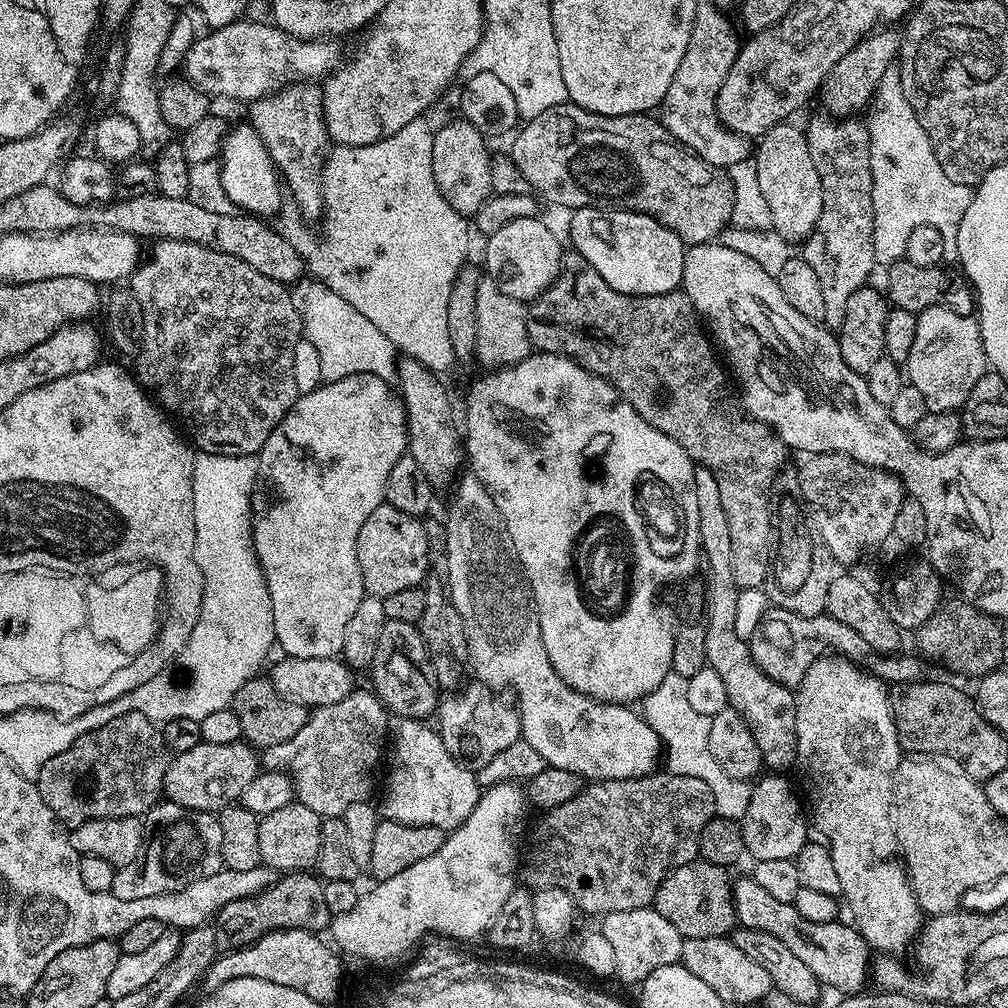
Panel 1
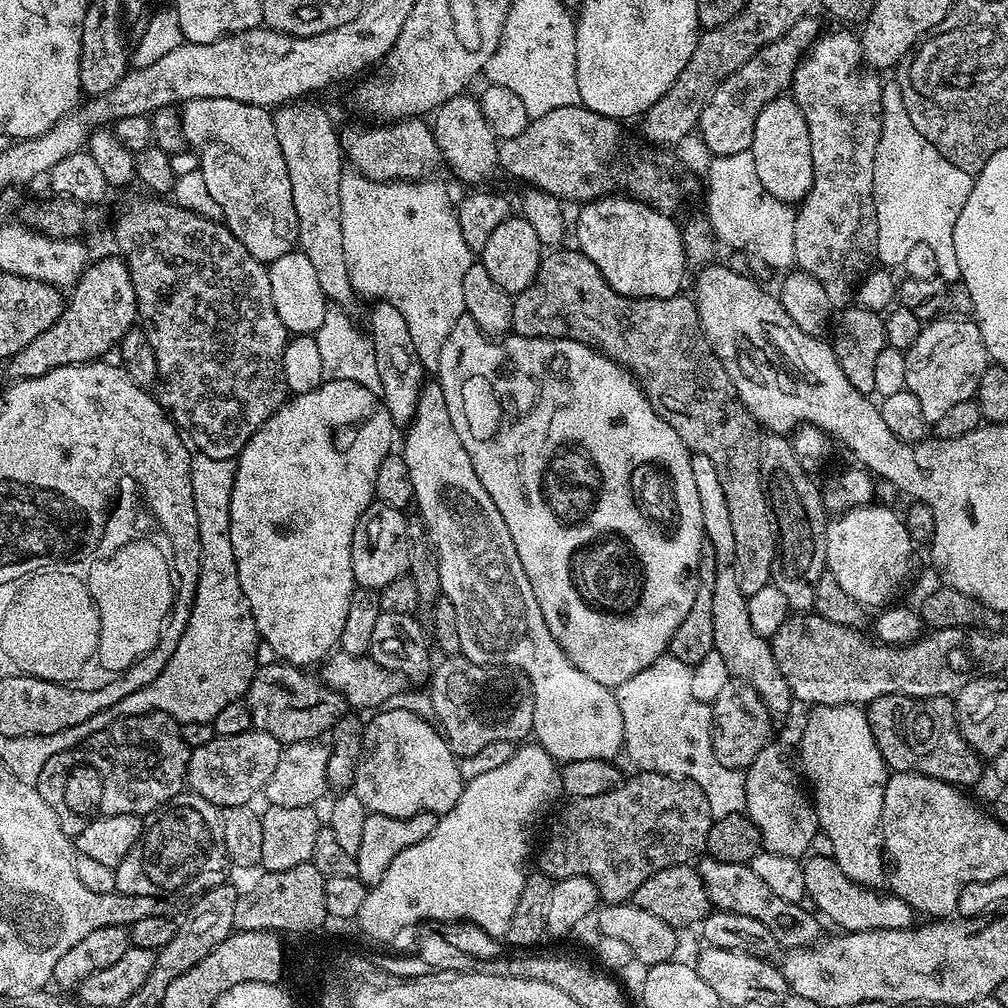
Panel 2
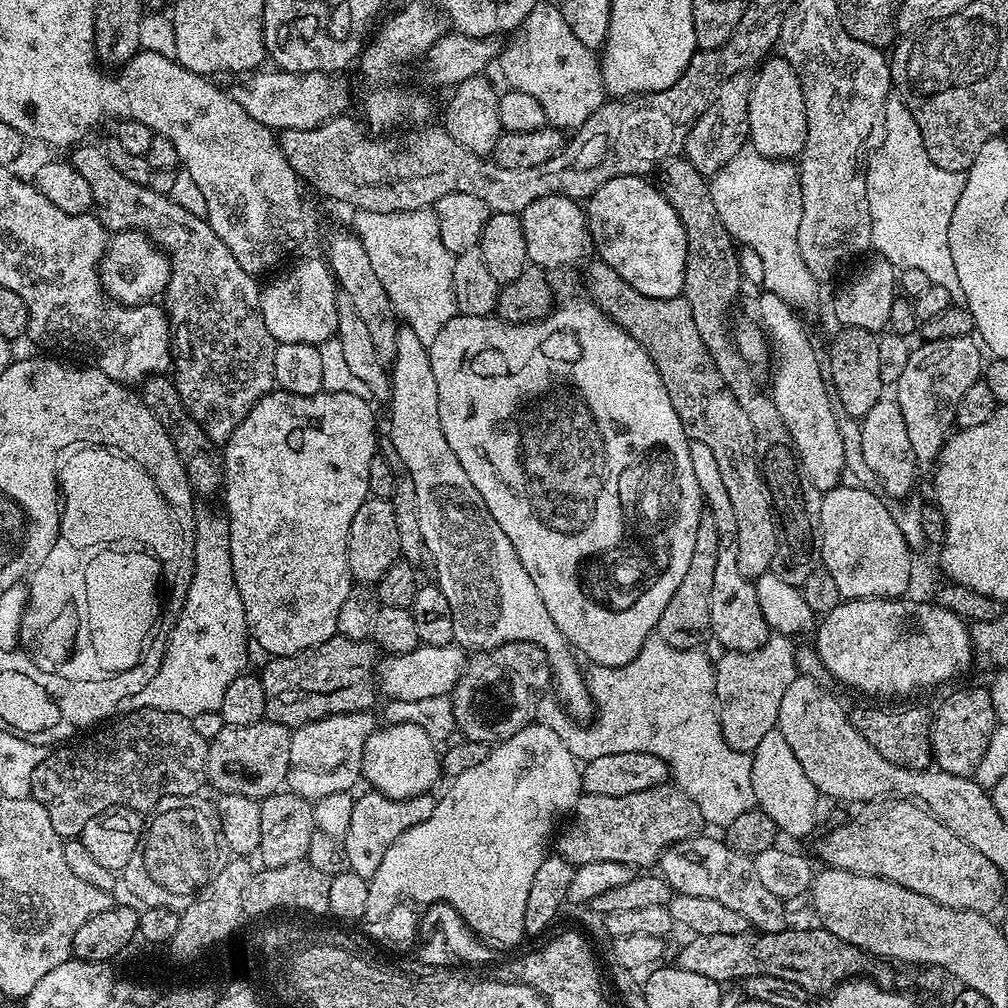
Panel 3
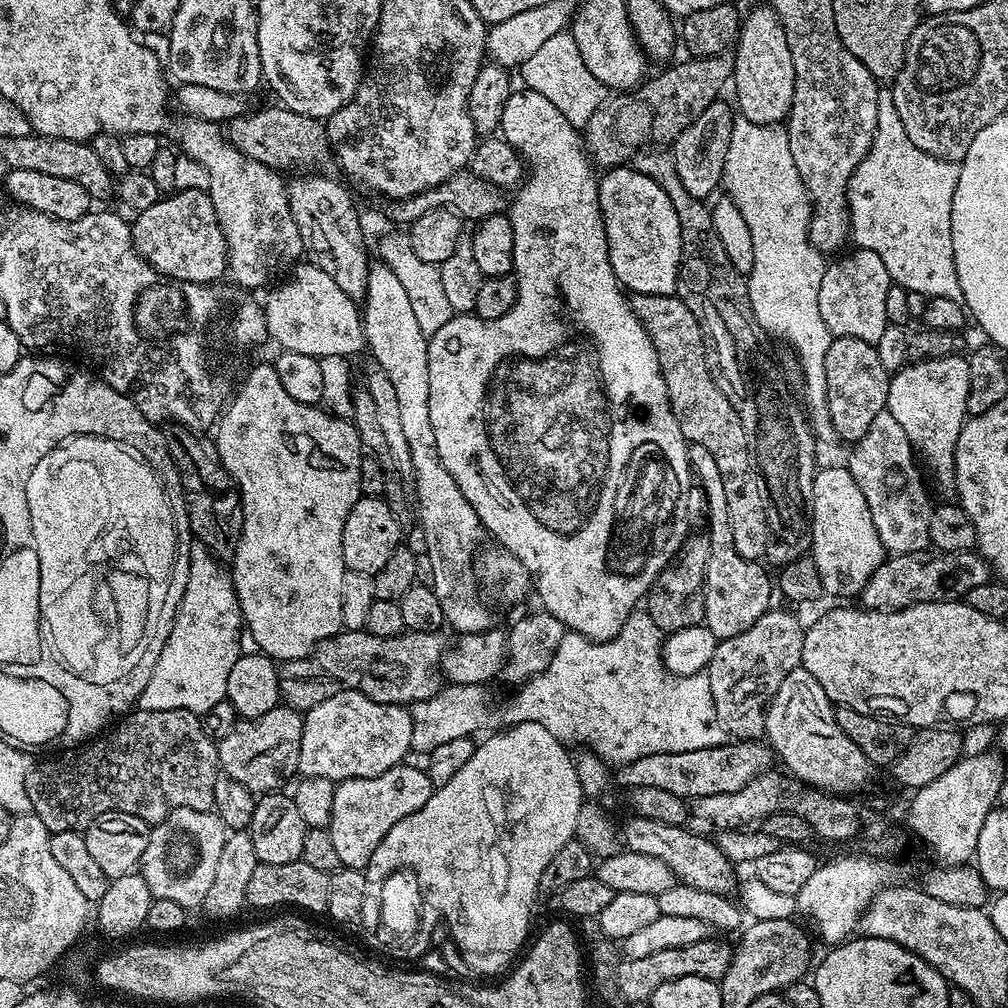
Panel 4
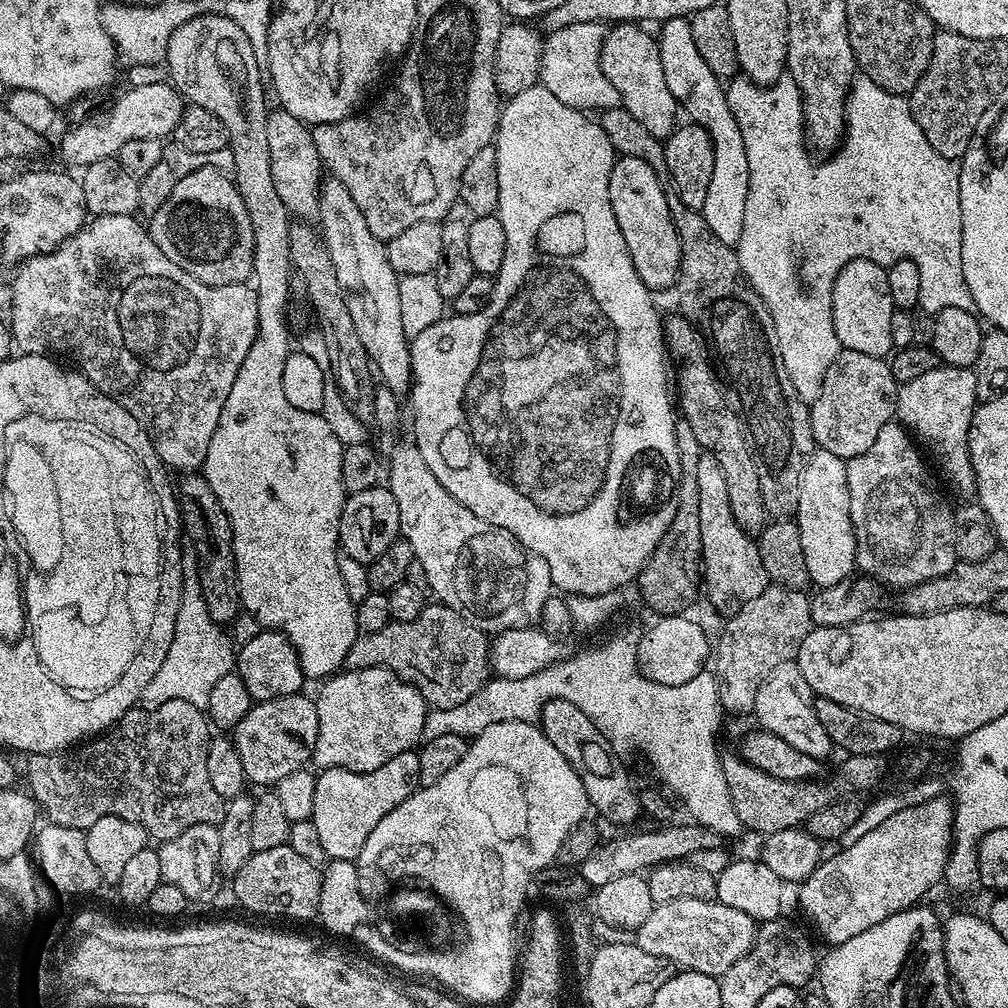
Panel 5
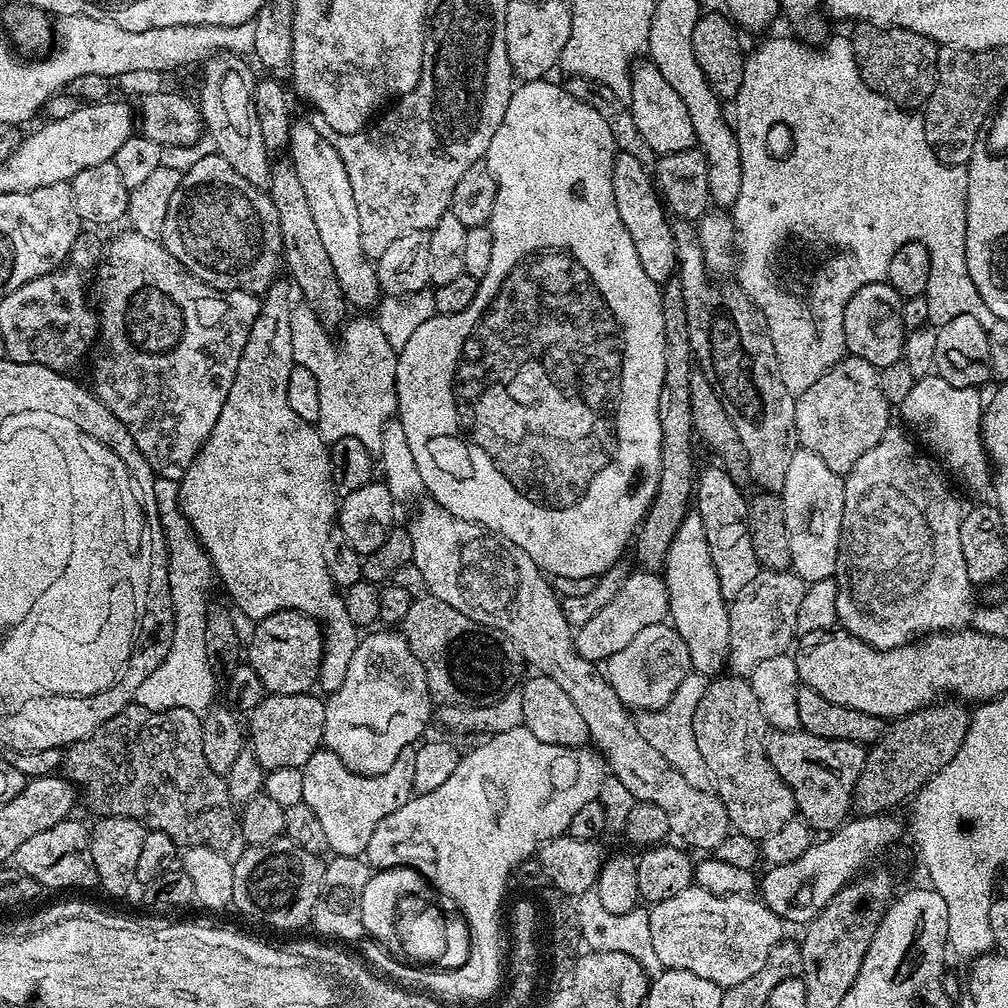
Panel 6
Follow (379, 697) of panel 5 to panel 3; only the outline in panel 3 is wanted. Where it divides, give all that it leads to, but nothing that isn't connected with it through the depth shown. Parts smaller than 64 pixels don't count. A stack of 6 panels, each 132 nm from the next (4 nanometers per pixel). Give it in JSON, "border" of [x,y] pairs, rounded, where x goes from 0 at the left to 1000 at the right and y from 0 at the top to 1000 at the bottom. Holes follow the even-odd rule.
{"border":[[[368,705],[344,706],[334,710],[324,710],[318,714],[301,718],[299,722],[293,723],[288,736],[285,785],[296,788],[301,794],[307,796],[317,794],[323,788],[349,786],[352,783],[352,778],[356,779],[359,774],[357,761],[359,760],[359,748],[363,740],[363,732],[367,732],[367,728],[373,725],[375,721],[375,715],[369,709]]]}

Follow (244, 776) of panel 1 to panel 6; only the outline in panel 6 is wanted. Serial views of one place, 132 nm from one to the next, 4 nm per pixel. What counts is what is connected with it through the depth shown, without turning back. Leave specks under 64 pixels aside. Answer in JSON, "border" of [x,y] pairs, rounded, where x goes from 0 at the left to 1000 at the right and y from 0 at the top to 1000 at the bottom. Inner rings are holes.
{"border":[[[304,687],[300,688],[280,688],[279,690],[266,688],[263,689],[259,698],[248,707],[247,714],[250,715],[244,718],[244,734],[252,752],[256,752],[256,756],[263,764],[271,766],[280,760],[299,763],[313,746],[318,745],[321,737],[323,704],[321,703],[322,695],[316,694],[316,692],[318,693],[316,689]]]}

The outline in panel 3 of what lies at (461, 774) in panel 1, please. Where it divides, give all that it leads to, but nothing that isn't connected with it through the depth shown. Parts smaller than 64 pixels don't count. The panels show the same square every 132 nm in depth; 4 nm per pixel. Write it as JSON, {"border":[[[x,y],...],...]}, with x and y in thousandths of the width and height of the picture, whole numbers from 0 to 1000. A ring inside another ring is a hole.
{"border":[[[386,718],[374,721],[363,732],[359,748],[360,777],[366,783],[378,786],[383,792],[402,794],[411,792],[420,786],[429,786],[432,778],[438,774],[437,765],[438,747],[433,746],[434,739],[418,721],[410,718]]]}

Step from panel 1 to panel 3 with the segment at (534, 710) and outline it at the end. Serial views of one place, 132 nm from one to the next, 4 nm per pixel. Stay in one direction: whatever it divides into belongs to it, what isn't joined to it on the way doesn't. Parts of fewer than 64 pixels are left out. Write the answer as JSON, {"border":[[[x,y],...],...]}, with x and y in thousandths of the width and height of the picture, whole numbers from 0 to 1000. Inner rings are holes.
{"border":[[[403,323],[393,331],[387,376],[387,436],[399,454],[400,467],[411,478],[415,521],[426,544],[428,559],[433,560],[432,578],[442,589],[446,609],[450,609],[451,638],[468,649],[485,647],[506,637],[533,639],[544,654],[550,683],[552,679],[550,690],[556,701],[572,716],[586,715],[587,690],[577,663],[575,667],[571,660],[572,652],[554,621],[550,621],[550,613],[546,613],[534,581],[522,569],[514,546],[510,546],[498,522],[490,518],[490,510],[478,498],[478,490],[462,474],[458,458],[450,454],[450,446],[446,446],[435,415],[435,383],[431,379],[431,363],[427,363],[425,342],[415,339],[415,333]]]}

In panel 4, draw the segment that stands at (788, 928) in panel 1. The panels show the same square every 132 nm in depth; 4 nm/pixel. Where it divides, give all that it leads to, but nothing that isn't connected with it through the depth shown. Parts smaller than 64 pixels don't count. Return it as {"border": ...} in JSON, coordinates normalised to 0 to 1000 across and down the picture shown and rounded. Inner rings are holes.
{"border":[[[632,809],[626,813],[620,815],[619,821],[617,817],[617,837],[622,844],[649,847],[649,851],[657,851],[657,855],[669,863],[674,876],[692,879],[692,883],[704,883],[708,887],[720,889],[731,880],[732,870],[726,866],[728,857],[705,832],[702,834],[690,825],[682,825],[682,820],[673,817],[662,817]]]}

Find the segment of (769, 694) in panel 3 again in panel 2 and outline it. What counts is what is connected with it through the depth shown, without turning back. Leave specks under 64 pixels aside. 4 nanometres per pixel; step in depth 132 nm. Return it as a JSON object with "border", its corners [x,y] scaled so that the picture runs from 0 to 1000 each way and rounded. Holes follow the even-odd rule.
{"border":[[[723,677],[704,701],[706,703],[706,739],[712,756],[716,756],[716,760],[727,764],[740,764],[767,733],[768,711],[762,707],[762,701],[756,696],[754,689],[737,677]]]}

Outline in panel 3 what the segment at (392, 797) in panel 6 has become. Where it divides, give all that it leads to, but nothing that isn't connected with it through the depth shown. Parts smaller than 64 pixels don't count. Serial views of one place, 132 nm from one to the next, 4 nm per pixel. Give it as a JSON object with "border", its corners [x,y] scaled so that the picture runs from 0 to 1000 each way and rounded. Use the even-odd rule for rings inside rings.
{"border":[[[372,784],[362,785],[362,790],[354,789],[351,802],[347,804],[347,812],[343,819],[343,827],[339,834],[344,864],[355,867],[361,873],[368,873],[371,863],[379,856],[379,850],[398,827],[403,827],[407,819],[415,819],[431,808],[434,791],[429,786],[420,786],[411,792],[392,794],[383,792]]]}

